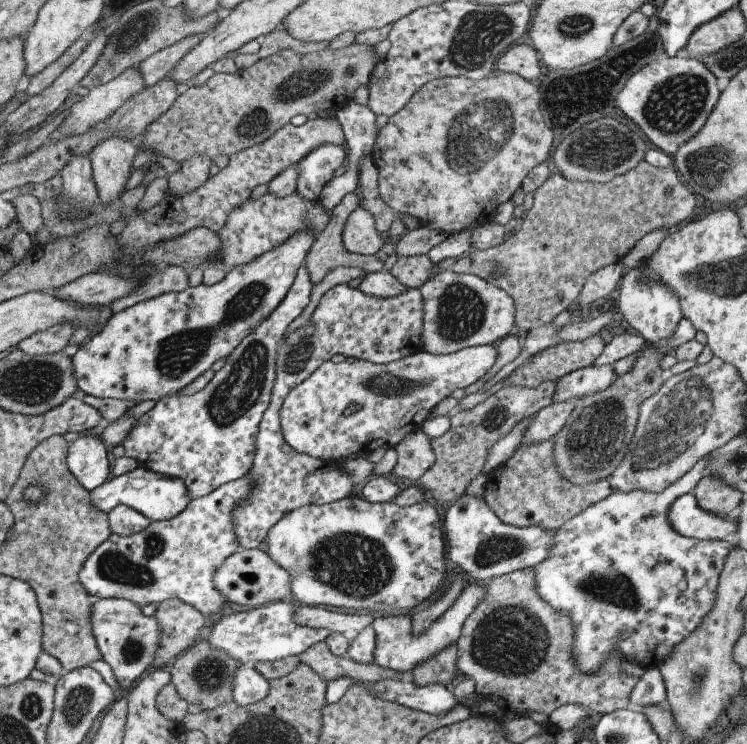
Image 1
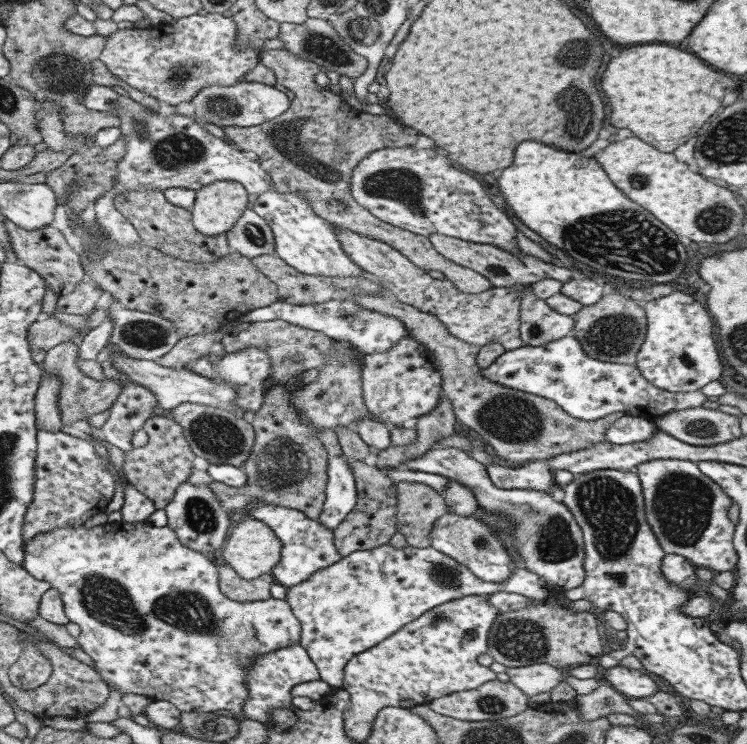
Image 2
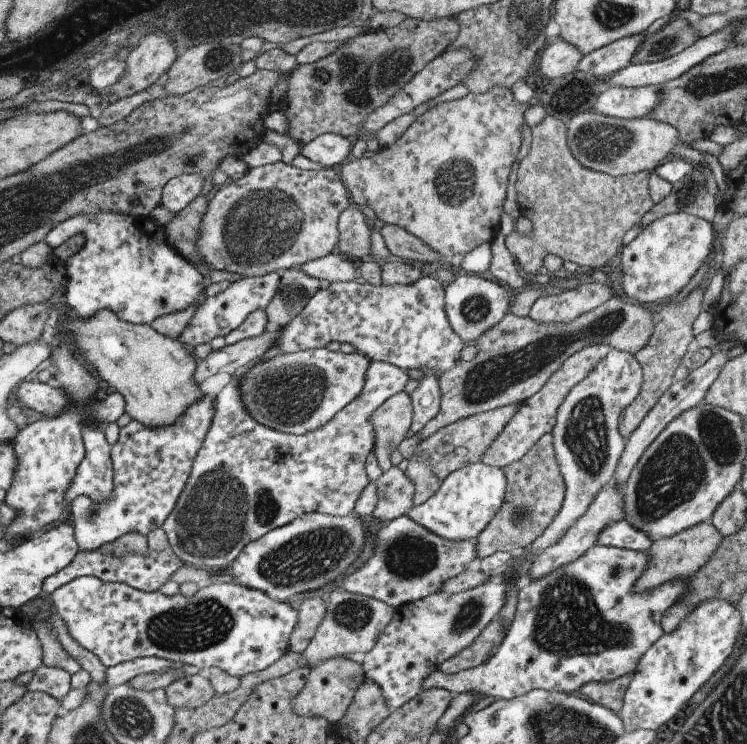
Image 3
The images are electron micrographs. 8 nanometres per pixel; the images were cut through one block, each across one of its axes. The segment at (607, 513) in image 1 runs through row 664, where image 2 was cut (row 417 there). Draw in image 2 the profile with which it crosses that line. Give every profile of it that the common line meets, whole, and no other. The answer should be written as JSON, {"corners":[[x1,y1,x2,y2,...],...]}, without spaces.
{"corners":[[571,335,543,346,522,345,505,351,481,369,481,373,495,384,553,401,564,413,580,421,596,421,611,413,623,413,654,422,657,417,674,410,701,407,707,397,700,390,669,392,657,388,639,374,635,365,589,358]]}

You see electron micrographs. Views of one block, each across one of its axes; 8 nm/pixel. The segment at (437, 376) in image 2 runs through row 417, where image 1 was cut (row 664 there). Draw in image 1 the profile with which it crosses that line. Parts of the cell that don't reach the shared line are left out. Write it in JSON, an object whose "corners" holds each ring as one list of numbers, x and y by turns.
{"corners":[[466,581,460,590,457,600,443,612,441,618,437,618,429,628,425,628,421,634,411,634,411,613,399,613,372,619,371,625,375,633,375,650,373,650,373,665,393,670,397,674,405,674,407,677,417,664,429,660,437,652,445,650,459,638,461,626,465,622,471,610,477,606,477,602,485,596,485,585,483,582]]}

